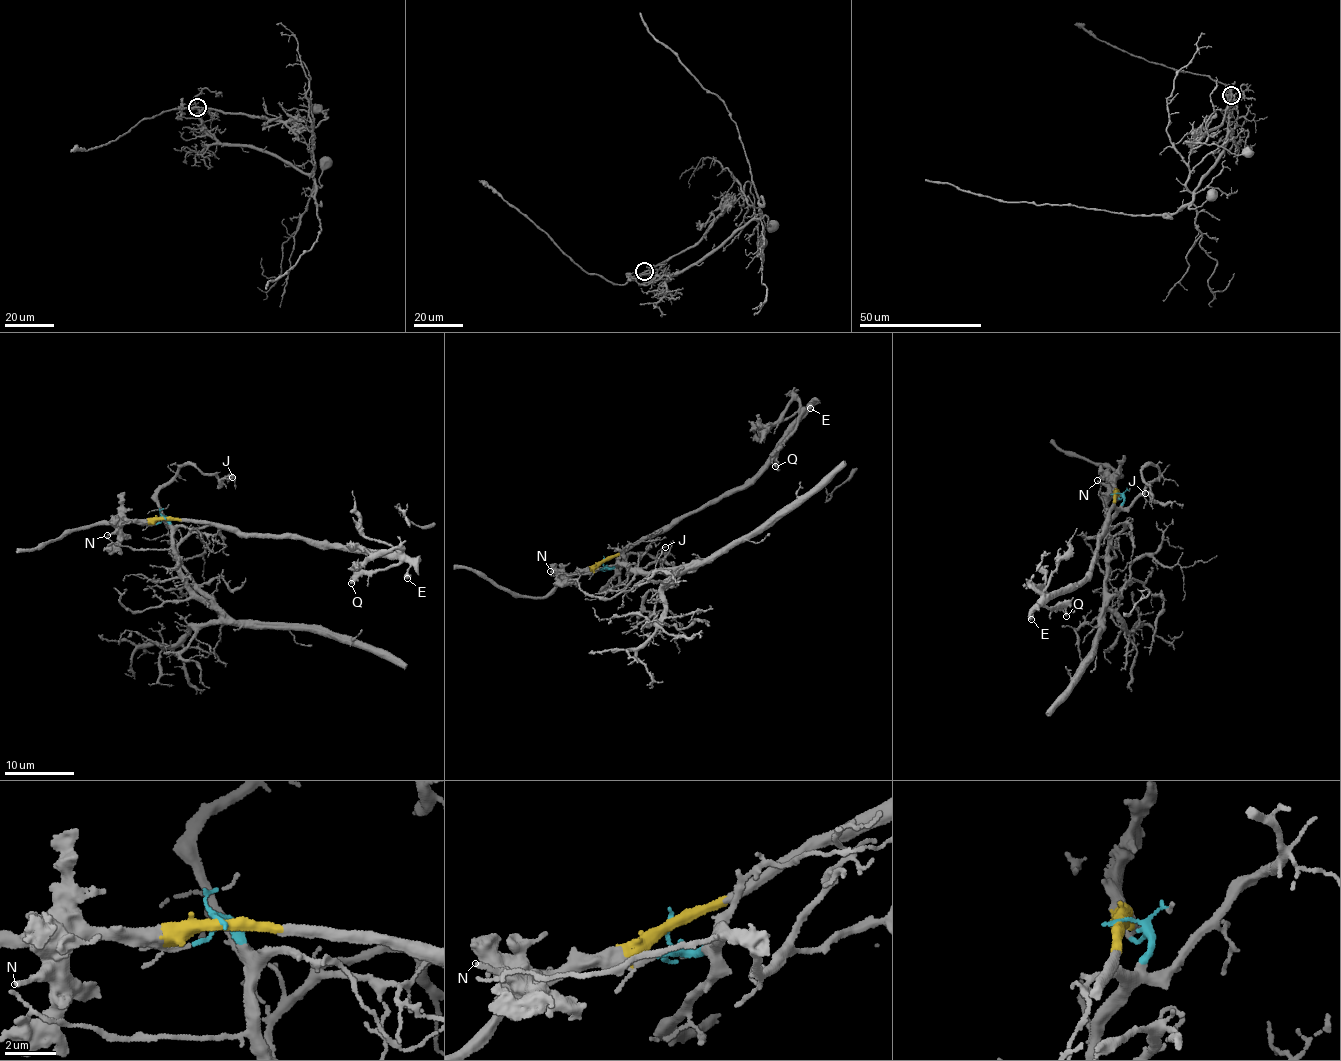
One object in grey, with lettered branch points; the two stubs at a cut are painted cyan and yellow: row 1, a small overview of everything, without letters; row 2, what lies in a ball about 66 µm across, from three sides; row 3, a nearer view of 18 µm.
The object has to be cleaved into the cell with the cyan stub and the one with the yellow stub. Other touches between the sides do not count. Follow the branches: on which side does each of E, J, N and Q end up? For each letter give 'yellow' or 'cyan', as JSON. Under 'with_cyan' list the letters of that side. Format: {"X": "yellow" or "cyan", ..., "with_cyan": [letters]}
{"E": "yellow", "J": "cyan", "N": "yellow", "Q": "yellow", "with_cyan": ["J"]}

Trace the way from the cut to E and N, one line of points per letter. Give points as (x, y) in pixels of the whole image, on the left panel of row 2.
E: (163, 518), (231, 525), (248, 533), (299, 535), (322, 540), (406, 562), (409, 567), (406, 579)
N: (163, 518), (120, 524), (107, 534)

